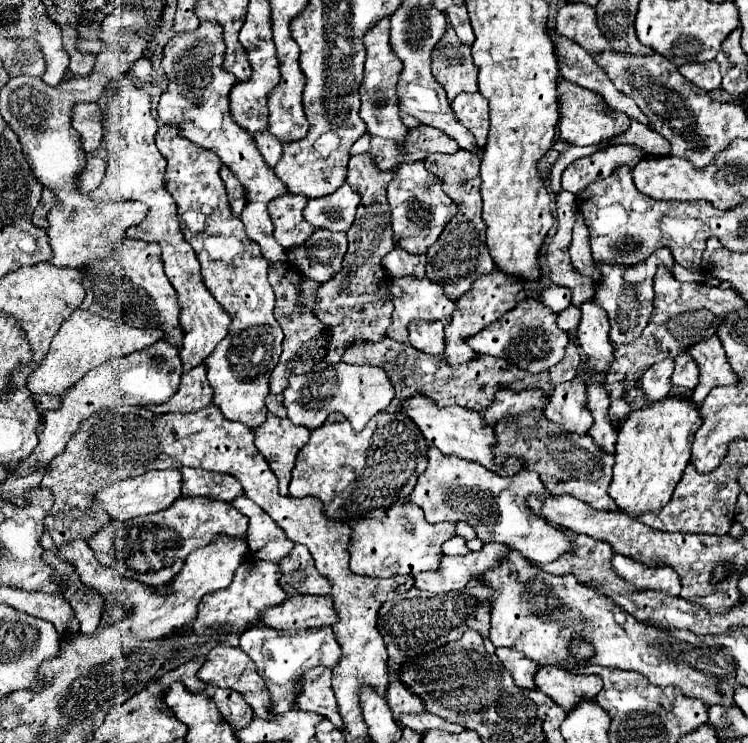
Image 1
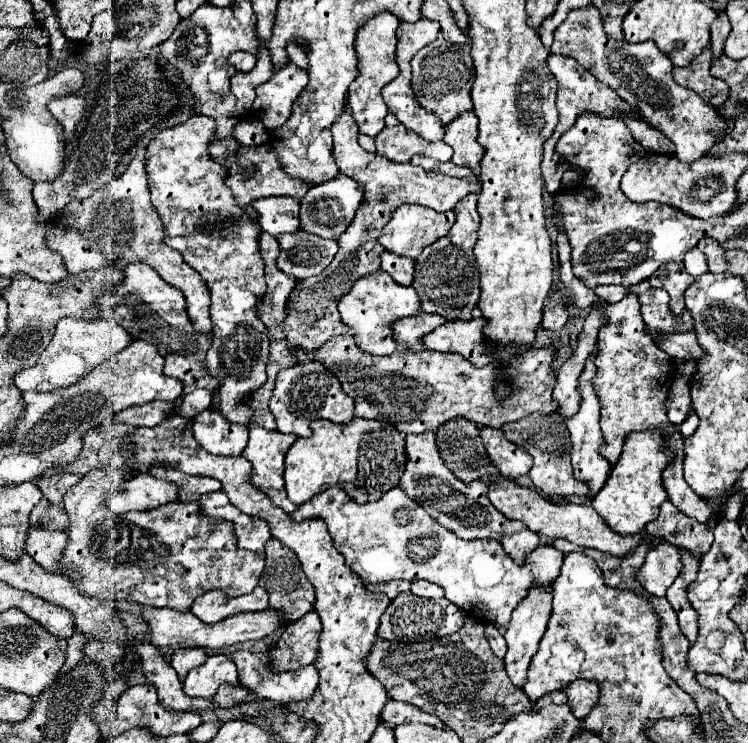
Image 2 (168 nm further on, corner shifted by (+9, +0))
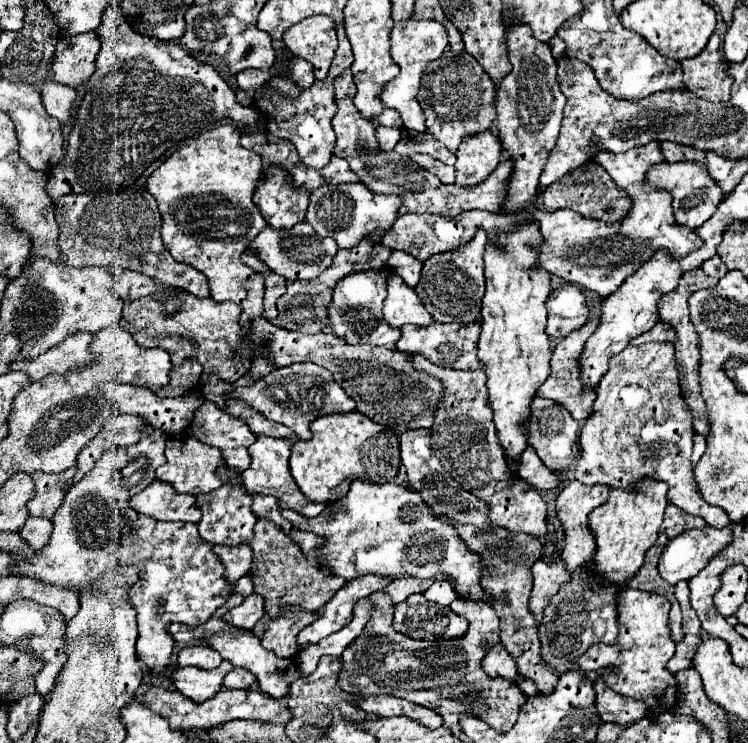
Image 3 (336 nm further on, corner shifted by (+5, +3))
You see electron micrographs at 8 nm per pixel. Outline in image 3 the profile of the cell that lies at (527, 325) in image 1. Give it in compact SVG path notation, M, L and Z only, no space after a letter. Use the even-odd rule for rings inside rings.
M430 323L426 327L416 325L404 325L402 337L398 341L398 351L404 353L420 353L428 361L440 367L448 369L460 369L460 371L478 371L484 369L484 363L476 357L476 345L480 337L480 323Z

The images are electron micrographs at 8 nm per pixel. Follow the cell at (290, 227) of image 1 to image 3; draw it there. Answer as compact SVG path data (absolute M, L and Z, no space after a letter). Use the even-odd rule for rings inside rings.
M270 165L264 173L264 181L254 191L254 205L270 227L290 229L304 221L310 193L298 191L286 169Z

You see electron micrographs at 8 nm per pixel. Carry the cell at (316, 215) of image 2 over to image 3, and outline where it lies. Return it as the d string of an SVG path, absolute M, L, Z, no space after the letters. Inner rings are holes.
M340 183L340 185L322 185L312 191L310 205L306 213L306 221L314 227L320 237L336 239L340 249L350 249L364 241L364 237L372 237L372 241L382 243L382 237L388 229L392 229L398 219L400 197L398 195L378 195L372 193L364 183Z

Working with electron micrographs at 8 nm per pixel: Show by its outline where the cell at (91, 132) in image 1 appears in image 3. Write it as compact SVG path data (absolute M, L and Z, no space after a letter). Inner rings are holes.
M50 79L44 81L44 85L42 85L42 103L44 103L46 111L52 117L56 117L60 123L70 119L70 109L72 109L74 99L76 99L74 89L66 87L66 85L60 85L56 81L50 81Z

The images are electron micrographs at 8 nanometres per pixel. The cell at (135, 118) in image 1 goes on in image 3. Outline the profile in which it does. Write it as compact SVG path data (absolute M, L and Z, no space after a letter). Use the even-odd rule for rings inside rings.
M142 191L142 199L120 199L120 201L94 201L84 195L64 195L54 201L54 213L60 227L58 247L62 261L72 267L90 265L120 265L160 279L162 285L188 291L200 299L210 295L206 277L190 265L176 263L160 239L160 213L156 199Z

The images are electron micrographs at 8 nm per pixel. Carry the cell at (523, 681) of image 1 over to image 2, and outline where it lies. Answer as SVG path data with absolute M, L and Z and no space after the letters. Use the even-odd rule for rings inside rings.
M532 588L528 592L528 596L518 604L516 612L512 614L512 620L506 628L506 644L508 644L508 652L504 656L504 666L506 666L506 672L512 680L512 684L516 684L518 688L522 688L526 684L526 672L528 672L528 664L530 664L530 658L534 656L536 648L538 648L538 642L540 642L540 636L544 634L544 628L548 624L548 616L552 612L552 592L542 592L540 588Z

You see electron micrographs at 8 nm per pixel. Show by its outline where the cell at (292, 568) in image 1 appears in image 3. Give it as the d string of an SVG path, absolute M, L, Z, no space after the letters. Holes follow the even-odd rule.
M258 519L254 525L254 537L252 541L248 541L248 545L254 551L252 557L252 583L254 583L254 593L264 597L264 609L270 617L278 617L284 609L284 605L298 605L302 609L308 609L308 599L312 603L312 609L320 609L328 603L328 599L332 597L332 593L336 593L336 589L342 589L346 585L346 581L342 577L330 575L322 569L310 567L308 561L304 559L304 555L300 553L298 545L292 543L272 521L268 519Z

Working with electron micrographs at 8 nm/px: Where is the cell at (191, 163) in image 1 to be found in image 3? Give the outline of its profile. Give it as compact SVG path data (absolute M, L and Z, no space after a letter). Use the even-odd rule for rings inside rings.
M220 125L198 137L186 139L148 179L146 191L158 201L162 215L162 241L170 255L188 263L200 273L206 275L210 285L210 297L214 301L234 301L244 307L242 325L248 325L252 317L262 315L262 297L264 297L264 279L260 273L252 271L240 261L240 255L268 223L252 203L252 193L262 177L262 159L254 151L248 151L240 145L240 133L230 125Z

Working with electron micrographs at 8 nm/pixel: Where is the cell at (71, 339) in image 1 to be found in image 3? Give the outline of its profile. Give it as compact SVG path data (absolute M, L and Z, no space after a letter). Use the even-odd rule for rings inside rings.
M74 333L38 357L14 361L10 369L28 373L32 381L40 381L50 373L66 373L74 367L82 367L92 361L90 341L92 333Z

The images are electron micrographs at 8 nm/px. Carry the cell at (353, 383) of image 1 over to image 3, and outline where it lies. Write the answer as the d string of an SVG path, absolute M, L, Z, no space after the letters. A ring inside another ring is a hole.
M294 363L282 369L274 369L268 375L260 377L248 387L234 387L232 383L220 381L216 375L204 375L200 379L200 391L206 401L216 403L220 409L226 407L226 399L242 399L252 407L254 411L262 413L266 419L274 423L282 423L290 427L298 439L310 439L310 423L328 413L348 413L356 409L356 403L344 393L344 389L332 379L332 373L324 367L318 367L314 363Z

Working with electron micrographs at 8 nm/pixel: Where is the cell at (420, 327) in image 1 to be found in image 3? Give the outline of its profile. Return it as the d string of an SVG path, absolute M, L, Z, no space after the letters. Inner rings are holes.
M396 273L388 277L388 297L384 299L384 319L392 327L412 325L430 325L434 319L424 309L420 297L412 287L408 287Z

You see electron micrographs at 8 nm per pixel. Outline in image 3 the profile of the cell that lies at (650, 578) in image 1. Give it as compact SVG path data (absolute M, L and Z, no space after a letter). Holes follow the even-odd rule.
M732 523L728 527L722 527L722 529L714 529L714 527L704 527L704 529L690 529L682 535L678 535L676 539L672 539L662 557L660 557L660 563L658 563L658 571L660 571L660 577L664 581L668 581L670 585L676 585L678 581L690 581L694 575L698 575L698 571L704 569L704 565L714 557L718 555L730 541L732 541Z

